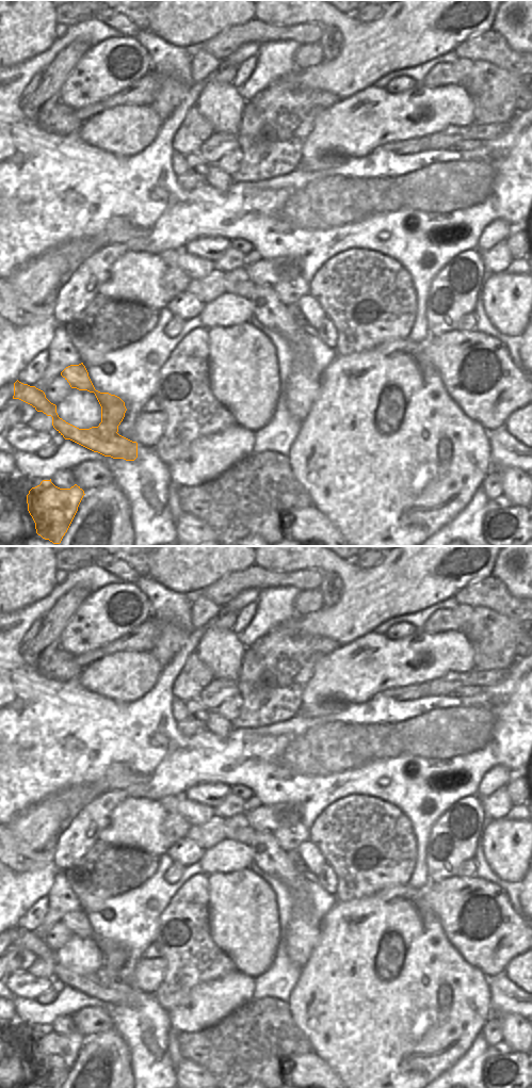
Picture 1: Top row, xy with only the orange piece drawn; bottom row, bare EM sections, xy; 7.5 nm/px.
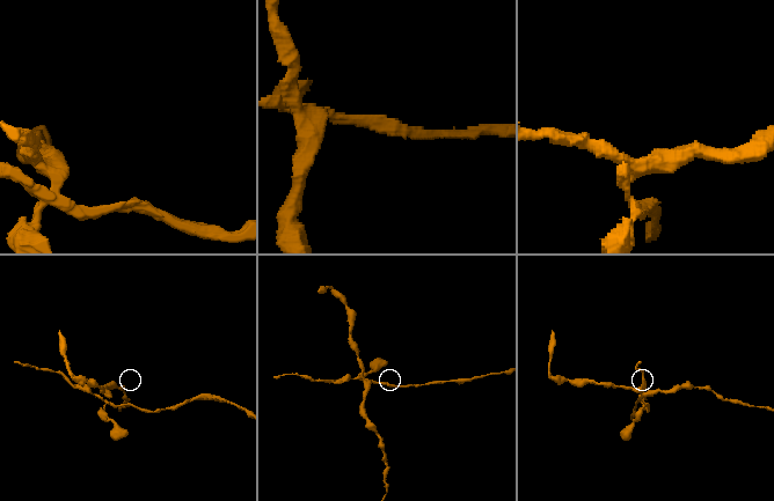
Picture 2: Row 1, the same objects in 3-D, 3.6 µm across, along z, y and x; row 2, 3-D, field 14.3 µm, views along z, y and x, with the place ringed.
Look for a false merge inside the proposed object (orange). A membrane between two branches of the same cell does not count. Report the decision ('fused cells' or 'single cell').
fused cells

